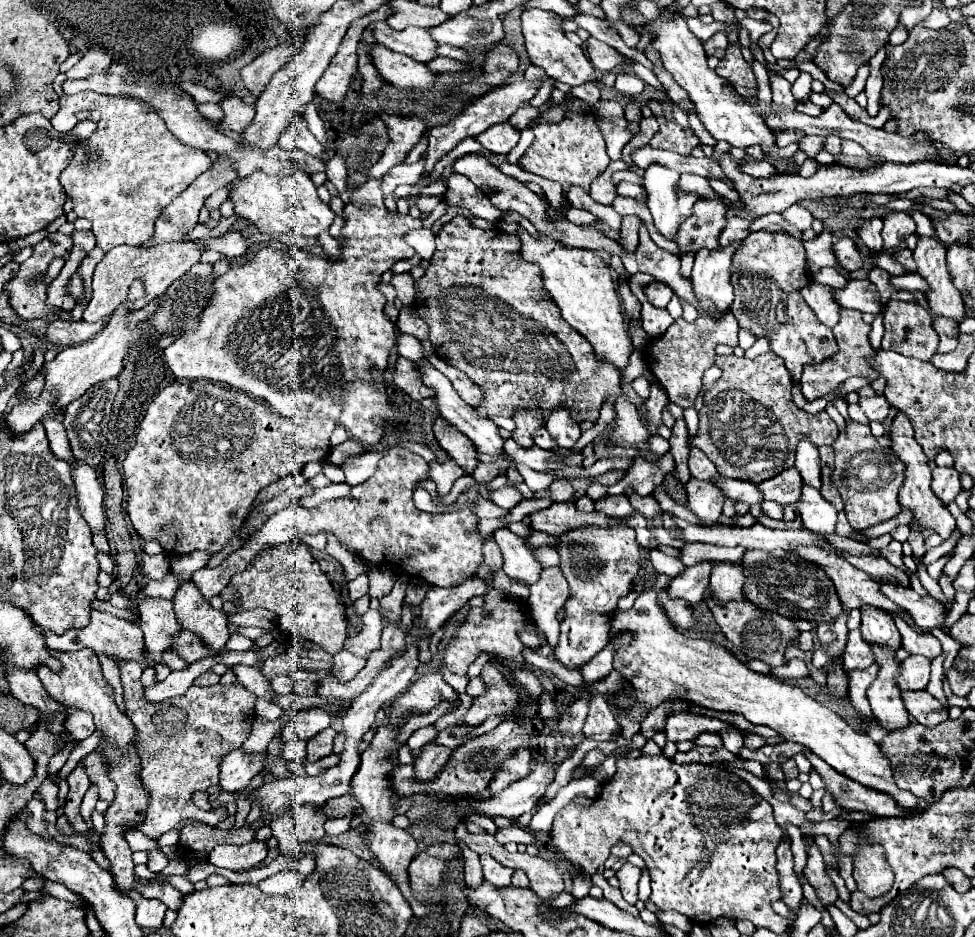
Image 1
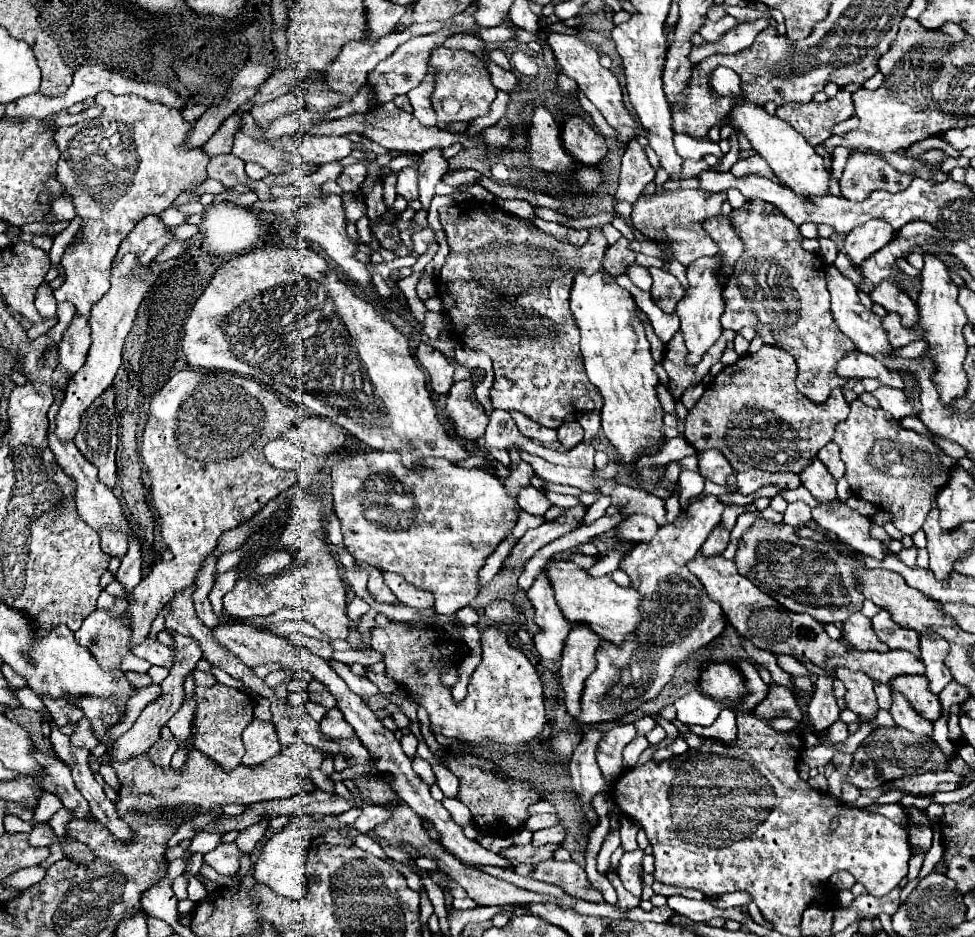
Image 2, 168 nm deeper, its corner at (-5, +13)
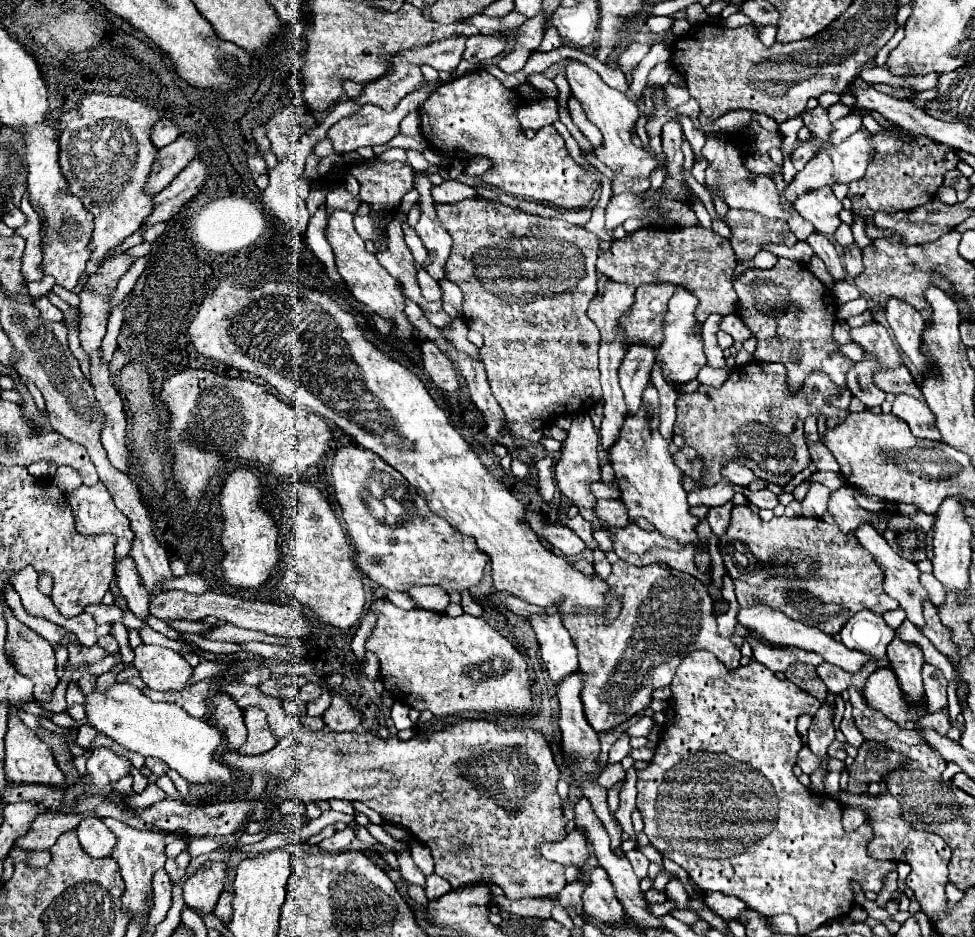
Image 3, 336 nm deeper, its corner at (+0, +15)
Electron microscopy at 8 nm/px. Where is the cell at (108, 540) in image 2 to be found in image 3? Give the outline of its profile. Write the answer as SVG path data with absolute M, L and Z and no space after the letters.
M118 557L112 567L116 573L118 587L120 587L122 595L126 597L130 611L144 621L148 615L150 597L140 581L140 573L136 573L136 565L134 565L132 557Z

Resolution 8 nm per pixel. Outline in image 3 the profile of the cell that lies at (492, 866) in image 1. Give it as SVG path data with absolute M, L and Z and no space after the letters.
M576 829L570 831L562 841L538 845L538 851L548 861L558 861L562 865L574 863L576 867L582 867L586 857L590 855L588 843L584 841L584 837L580 837L580 833L576 833Z

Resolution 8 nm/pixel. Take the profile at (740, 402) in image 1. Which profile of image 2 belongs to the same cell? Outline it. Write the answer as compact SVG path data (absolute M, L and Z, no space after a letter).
M763 345L757 353L741 357L735 365L725 367L725 369L713 379L711 387L705 389L703 397L697 401L697 405L695 405L693 409L689 409L689 413L687 413L687 417L685 417L685 439L687 439L697 451L703 451L703 449L719 449L719 451L729 459L729 463L731 463L731 467L733 467L735 471L761 469L761 471L769 471L769 473L797 473L797 475L799 475L805 467L809 467L809 459L813 459L813 455L817 455L817 451L819 451L823 445L827 445L827 443L831 441L835 425L847 419L847 415L849 415L849 403L845 401L841 389L833 389L831 395L829 395L829 399L827 399L825 403L813 403L811 399L805 399L805 395L801 395L801 391L795 389L795 379L797 379L797 363L795 363L795 359L793 359L787 351L783 351L783 349Z

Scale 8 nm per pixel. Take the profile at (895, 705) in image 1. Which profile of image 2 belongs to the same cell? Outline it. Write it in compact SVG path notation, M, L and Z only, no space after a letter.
M893 693L893 705L891 705L889 713L893 715L893 719L897 721L899 727L905 727L907 731L913 731L915 735L933 737L933 723L927 723L927 719L921 719L921 715L917 715L913 711L913 707L909 707L905 697Z

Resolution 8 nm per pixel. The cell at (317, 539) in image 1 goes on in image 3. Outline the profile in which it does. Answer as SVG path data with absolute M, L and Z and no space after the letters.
M387 591L386 598L393 602L397 607L401 607L404 610L414 608L414 603L407 593Z

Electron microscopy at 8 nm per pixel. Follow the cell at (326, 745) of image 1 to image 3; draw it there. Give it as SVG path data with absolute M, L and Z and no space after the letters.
M332 697L332 705L326 709L322 719L330 731L354 731L362 723L362 713L348 709L348 703L344 703L342 697Z

